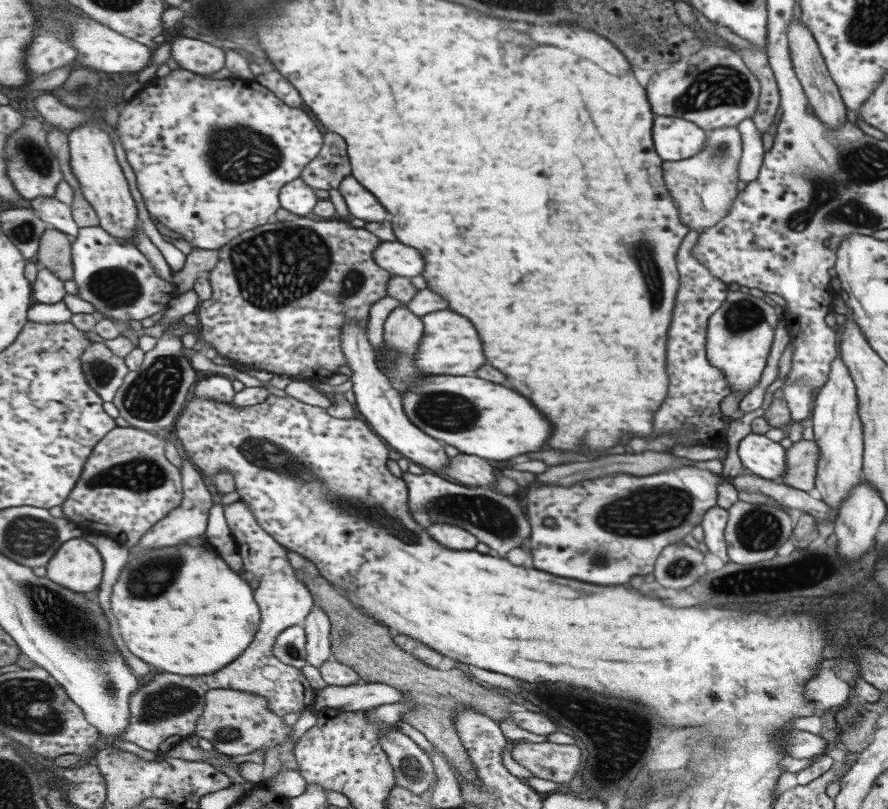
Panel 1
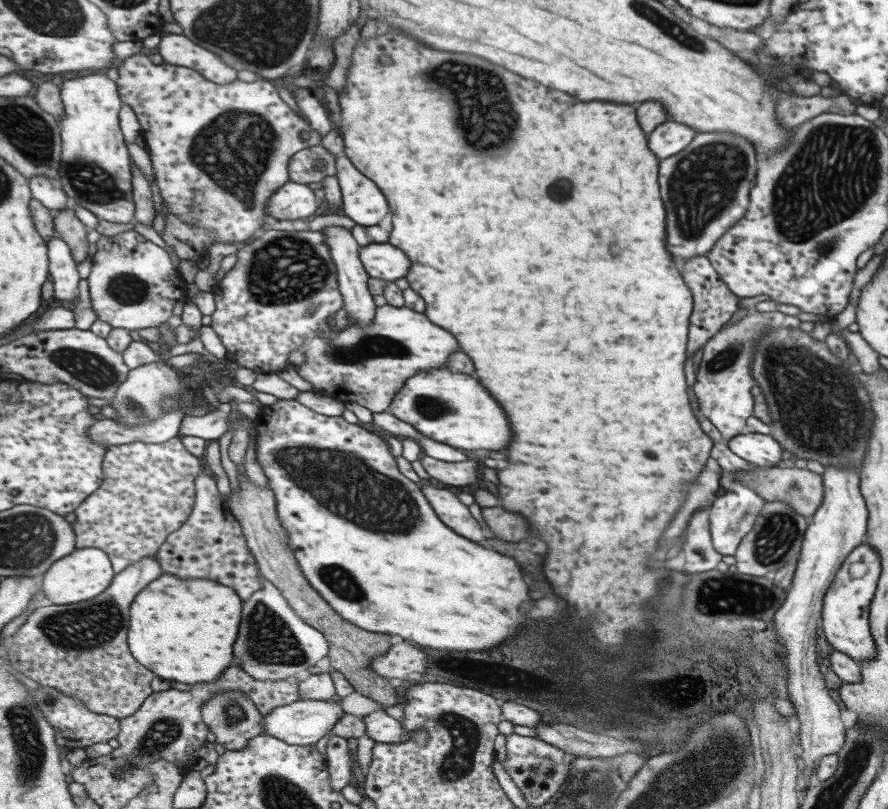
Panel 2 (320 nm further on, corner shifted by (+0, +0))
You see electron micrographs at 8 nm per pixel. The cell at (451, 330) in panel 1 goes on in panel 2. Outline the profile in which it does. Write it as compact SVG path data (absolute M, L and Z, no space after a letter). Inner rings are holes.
M385 303L376 310L376 317L369 326L348 319L348 326L335 330L329 336L313 337L304 349L305 362L298 368L298 375L313 386L317 394L331 397L344 403L355 402L374 413L386 412L392 397L404 385L405 380L425 370L437 370L445 364L445 358L457 348L455 338L431 324L424 313L415 312L405 305L396 307Z

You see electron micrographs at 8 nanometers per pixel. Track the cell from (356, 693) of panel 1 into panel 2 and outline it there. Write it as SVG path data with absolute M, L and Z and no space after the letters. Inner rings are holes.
M301 698L293 704L274 708L271 714L264 716L264 731L275 738L288 742L290 745L309 746L317 744L323 736L327 736L328 732L335 728L335 723L339 722L344 715L345 712L339 702Z

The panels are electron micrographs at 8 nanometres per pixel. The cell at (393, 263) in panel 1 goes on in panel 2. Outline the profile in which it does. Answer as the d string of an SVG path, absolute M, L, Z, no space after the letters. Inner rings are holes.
M385 243L370 244L360 249L360 259L373 278L394 282L406 276L409 260L397 247Z

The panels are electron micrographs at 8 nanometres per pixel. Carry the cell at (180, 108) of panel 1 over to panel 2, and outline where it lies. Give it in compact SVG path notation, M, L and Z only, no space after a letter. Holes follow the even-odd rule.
M151 35L142 40L142 51L123 60L116 80L120 98L124 105L133 108L139 118L167 210L179 215L185 224L193 224L197 228L203 228L201 222L205 222L205 230L211 232L216 242L232 242L240 247L241 242L255 239L262 233L265 218L269 215L267 202L277 189L291 181L289 166L293 156L304 148L319 145L323 135L281 98L271 80L258 78L249 83L238 78L227 86L221 86L185 66L167 62L153 64L151 50L159 47L161 41L161 35ZM301 132L309 134L307 140L301 138ZM261 174L265 174L265 178L259 182Z

